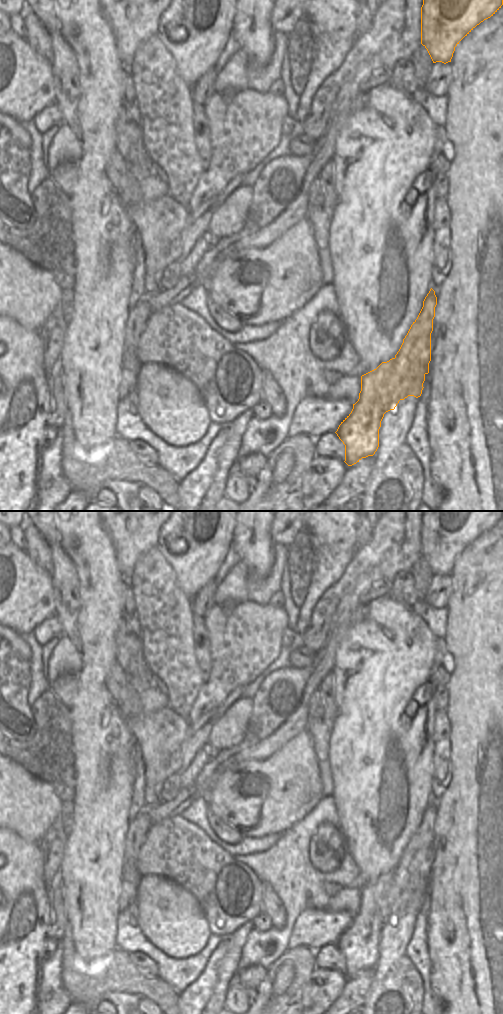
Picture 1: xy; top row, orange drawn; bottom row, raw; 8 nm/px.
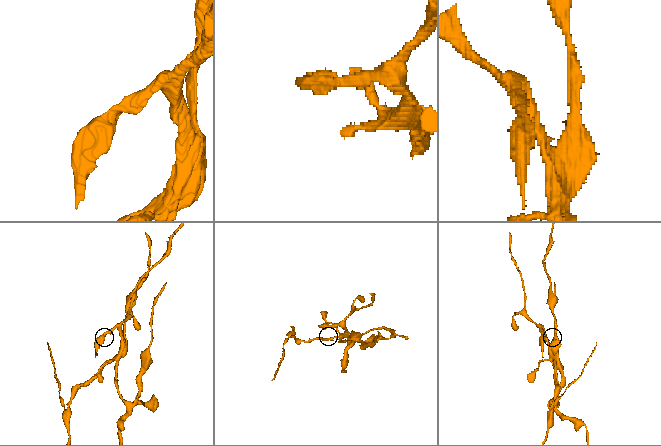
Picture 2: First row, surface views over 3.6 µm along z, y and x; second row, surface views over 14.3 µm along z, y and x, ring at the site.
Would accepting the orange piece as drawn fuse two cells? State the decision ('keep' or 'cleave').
cleave

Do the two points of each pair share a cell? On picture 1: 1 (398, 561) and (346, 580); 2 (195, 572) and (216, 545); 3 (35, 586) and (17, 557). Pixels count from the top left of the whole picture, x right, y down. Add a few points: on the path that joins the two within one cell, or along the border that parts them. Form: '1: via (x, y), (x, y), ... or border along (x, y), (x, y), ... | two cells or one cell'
1: via (385, 561), (365, 561), (359, 567) | one cell
2: via (196, 565), (209, 552) | one cell
3: via (28, 579), (17, 568), (17, 564) | one cell

